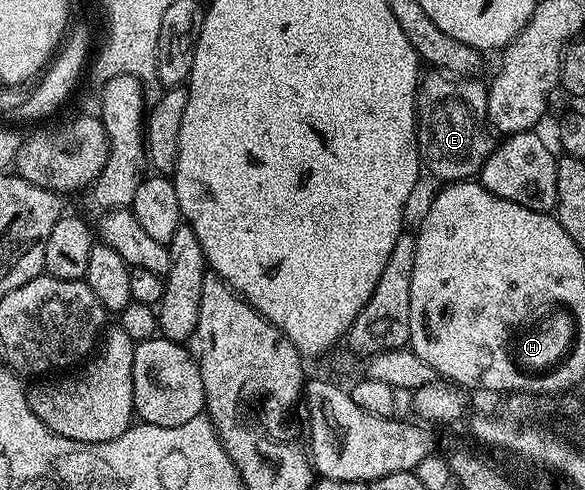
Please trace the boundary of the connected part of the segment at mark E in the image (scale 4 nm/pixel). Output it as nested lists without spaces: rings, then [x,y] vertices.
[[[432,69],[421,78],[418,84],[418,90],[416,93],[416,141],[420,148],[420,158],[423,166],[428,167],[437,175],[438,178],[444,179],[440,181],[464,181],[469,177],[475,176],[479,172],[480,167],[486,161],[486,157],[492,152],[494,146],[494,135],[490,130],[488,124],[488,87],[485,84],[479,83],[479,78],[476,77],[457,77],[455,75],[448,74],[447,71],[439,69]]]

